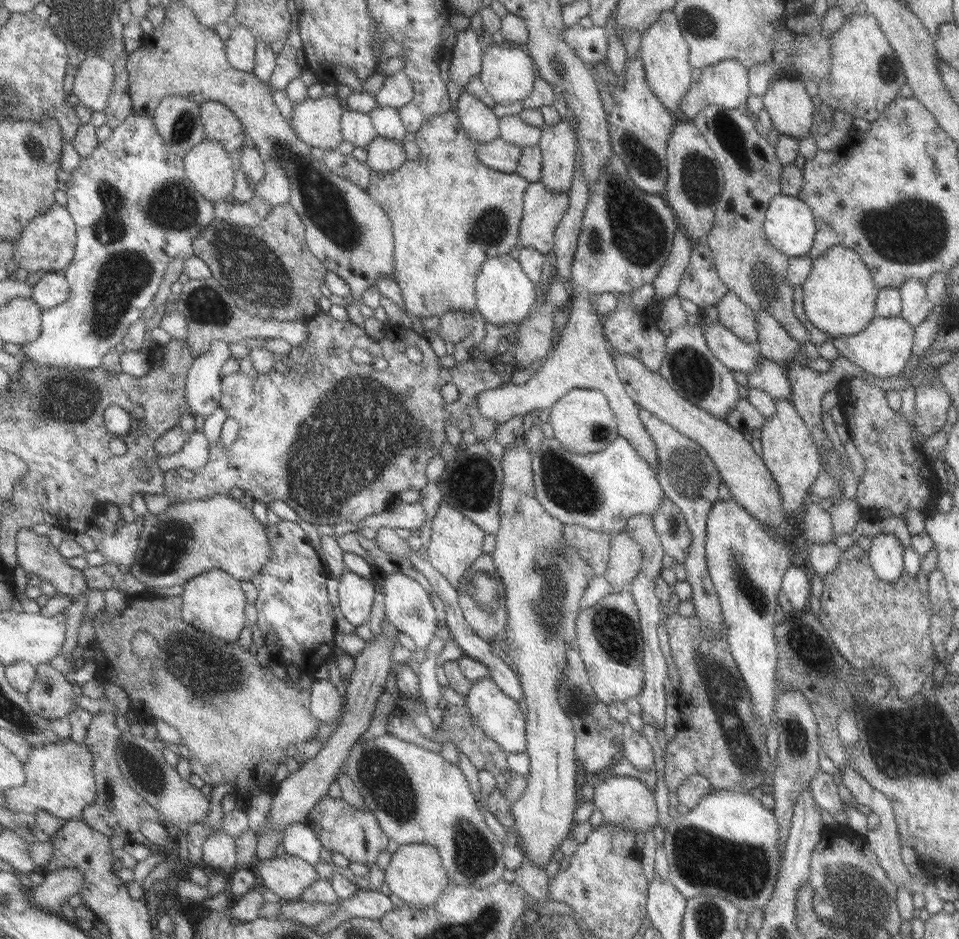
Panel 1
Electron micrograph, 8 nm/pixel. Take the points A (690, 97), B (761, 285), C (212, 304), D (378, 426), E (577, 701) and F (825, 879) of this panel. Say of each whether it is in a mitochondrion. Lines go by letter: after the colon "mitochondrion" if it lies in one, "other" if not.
A: other
B: mitochondrion
C: mitochondrion
D: mitochondrion
E: mitochondrion
F: mitochondrion

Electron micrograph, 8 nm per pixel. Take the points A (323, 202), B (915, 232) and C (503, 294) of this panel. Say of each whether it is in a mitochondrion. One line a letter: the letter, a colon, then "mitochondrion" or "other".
A: mitochondrion
B: mitochondrion
C: other

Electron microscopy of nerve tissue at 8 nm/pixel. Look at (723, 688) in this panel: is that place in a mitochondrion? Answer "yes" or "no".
yes

